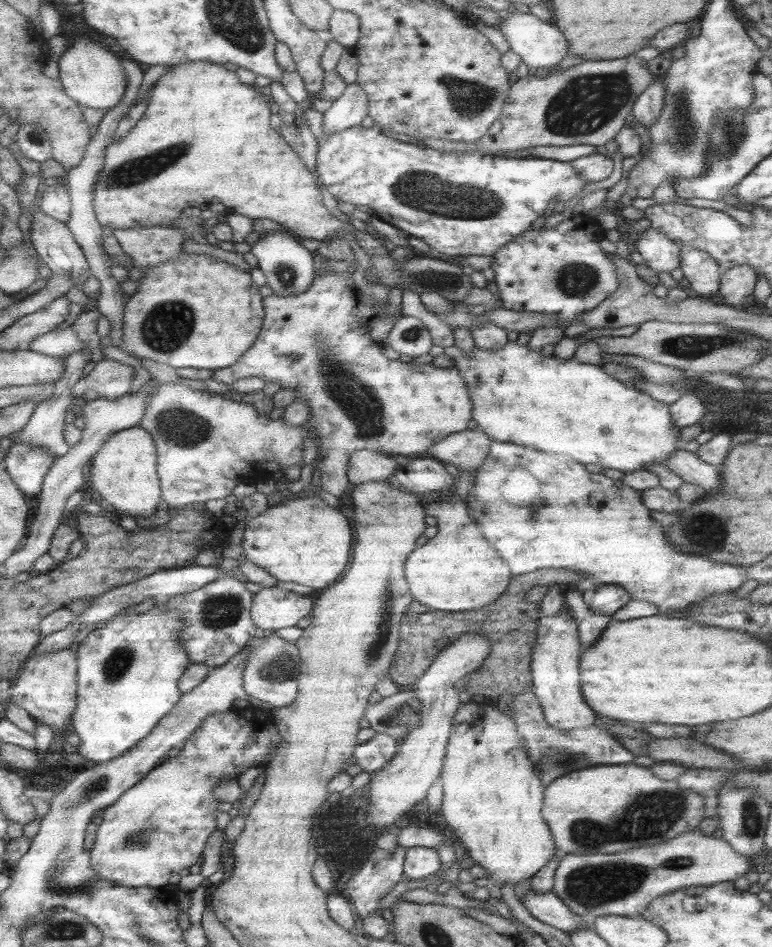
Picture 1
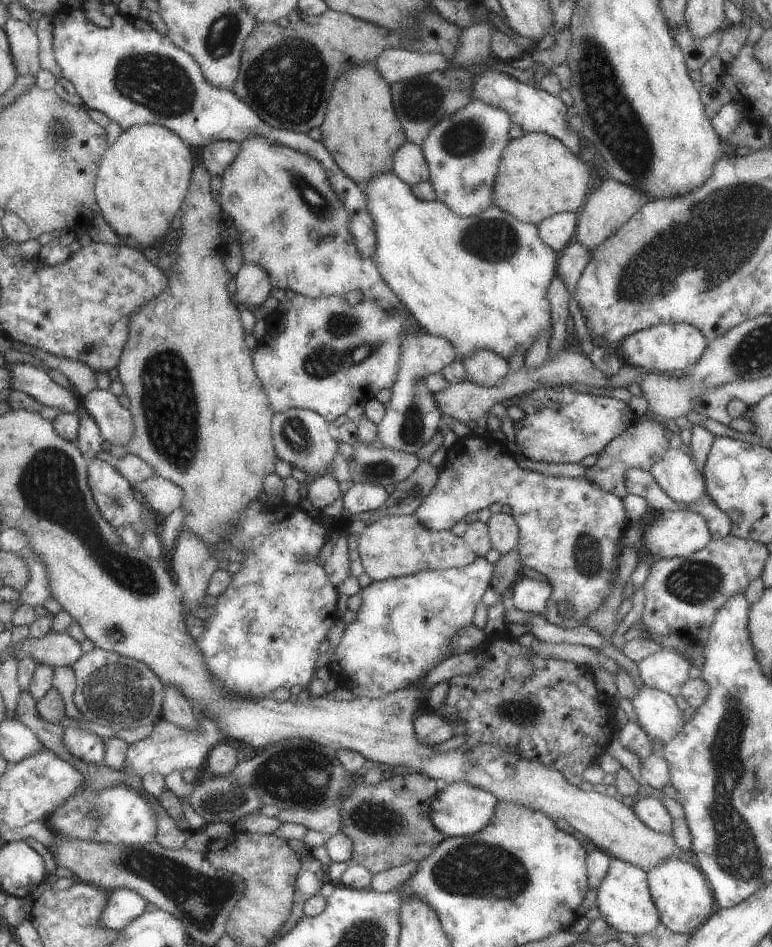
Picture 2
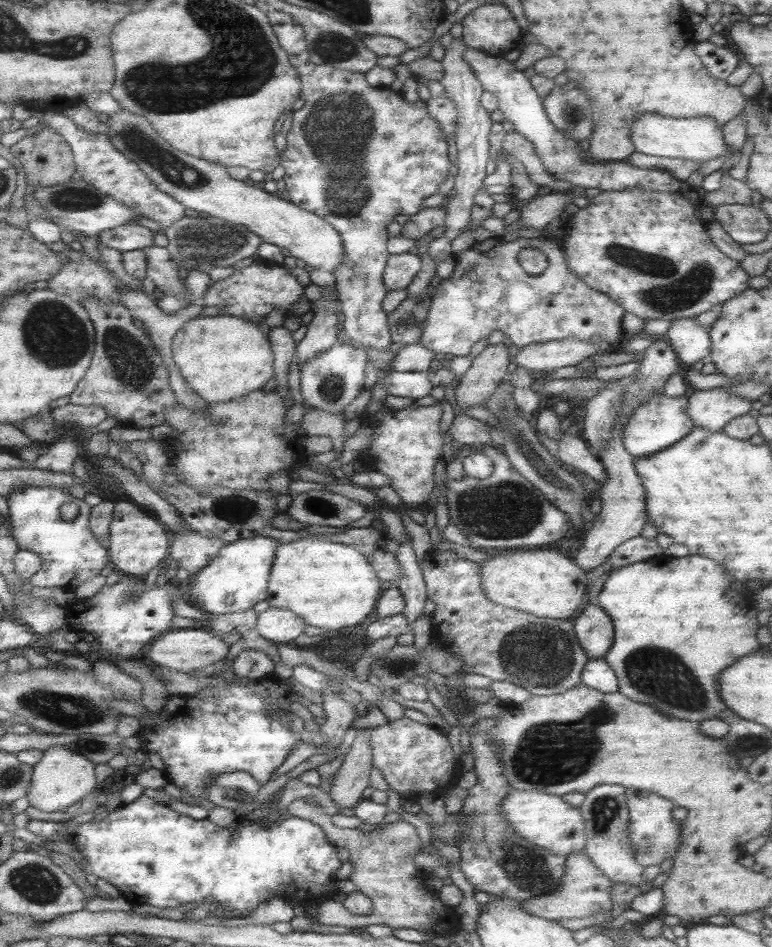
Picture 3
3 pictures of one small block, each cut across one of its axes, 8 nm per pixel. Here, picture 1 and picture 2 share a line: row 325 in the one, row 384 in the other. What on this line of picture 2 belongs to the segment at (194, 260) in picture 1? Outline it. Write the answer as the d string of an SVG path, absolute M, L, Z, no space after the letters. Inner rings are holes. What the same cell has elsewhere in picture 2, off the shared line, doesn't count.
M194 164L193 171L190 173L189 187L182 204L178 209L179 220L181 227L177 229L179 238L177 238L177 245L175 246L175 260L173 266L167 269L164 274L167 276L167 284L165 288L153 298L147 300L129 316L131 320L127 320L127 338L125 339L121 354L115 369L117 371L117 381L119 381L124 388L124 394L129 399L129 414L131 414L131 424L133 424L133 434L131 440L127 440L125 444L125 452L141 458L143 462L147 462L155 476L170 480L179 490L181 490L181 504L179 508L184 512L184 518L181 521L179 530L189 532L191 536L195 536L197 540L201 540L201 544L209 548L219 546L225 541L225 534L231 528L231 524L235 524L235 520L239 520L243 508L247 508L249 502L257 500L262 488L263 478L267 474L273 473L273 464L275 464L276 454L273 448L272 436L270 432L270 422L272 417L272 410L268 405L263 387L259 384L253 366L251 366L250 351L243 342L244 330L242 328L241 320L239 320L240 310L237 310L231 302L231 290L227 289L231 274L225 269L223 264L222 254L227 243L221 240L221 232L225 228L220 227L222 222L221 210L219 202L211 195L209 187L210 175L209 172L202 166L202 164Z

